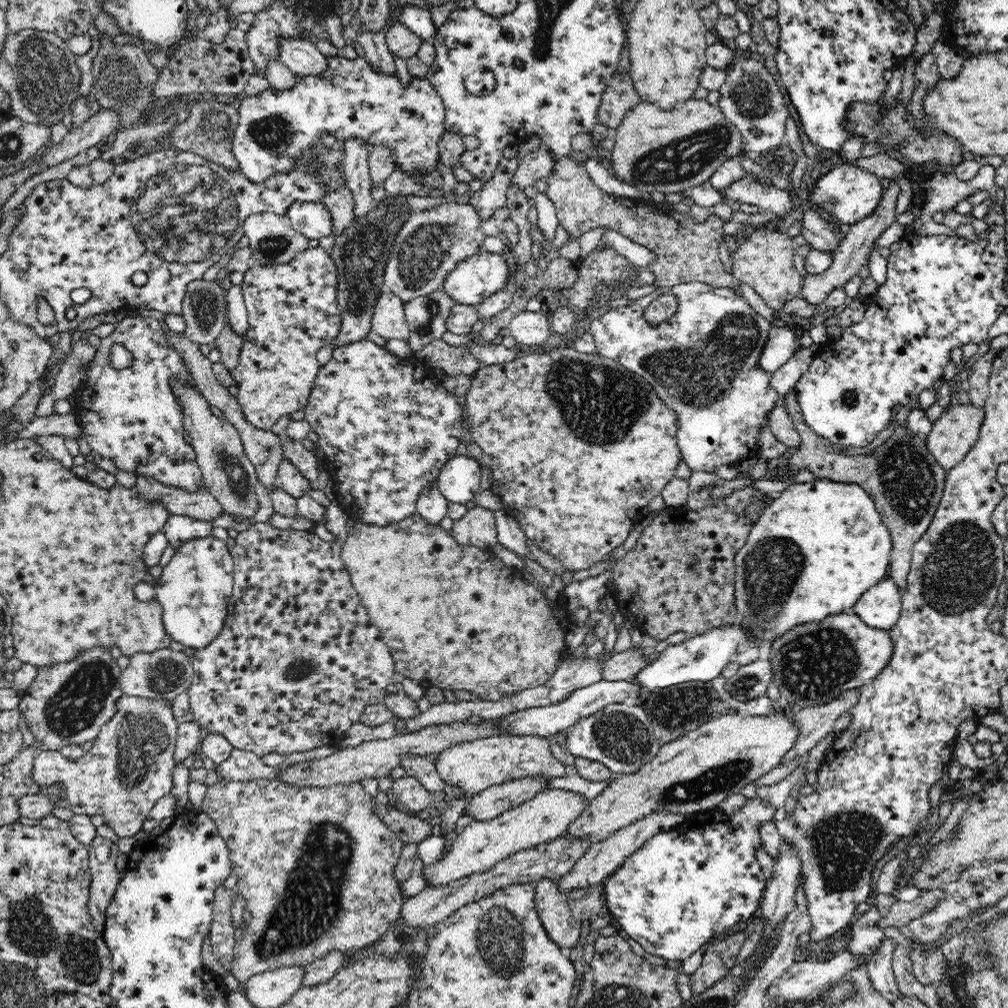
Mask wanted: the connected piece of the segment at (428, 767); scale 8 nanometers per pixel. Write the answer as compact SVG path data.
M406 755L401 758L401 766L406 769L408 776L417 778L427 791L443 794L447 783L437 771L435 761L430 761L423 756Z

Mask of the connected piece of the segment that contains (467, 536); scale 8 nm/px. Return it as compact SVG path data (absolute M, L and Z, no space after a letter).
M483 507L467 509L460 520L453 522L450 534L460 545L482 549L493 547L499 542L494 511Z

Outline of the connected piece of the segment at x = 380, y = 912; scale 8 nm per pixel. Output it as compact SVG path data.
M278 778L256 780L226 780L221 779L208 787L208 792L200 812L205 812L218 827L222 838L226 841L231 854L231 867L238 876L236 889L246 901L246 908L250 911L251 920L246 923L246 930L242 940L236 942L236 952L228 967L228 972L239 982L246 982L253 974L260 974L280 967L298 966L305 968L307 964L325 957L332 951L347 954L363 953L371 944L386 934L392 923L399 918L403 907L403 897L399 883L394 878L394 866L398 862L401 850L405 845L375 811L378 798L370 795L362 782L350 784L336 784L330 786L304 786L303 784L288 784Z

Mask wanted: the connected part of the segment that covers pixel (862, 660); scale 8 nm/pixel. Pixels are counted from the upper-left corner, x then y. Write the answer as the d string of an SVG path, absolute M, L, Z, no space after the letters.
M838 614L818 624L798 626L796 630L778 638L772 646L771 665L774 671L773 685L779 688L781 699L800 708L835 701L843 692L860 689L876 680L886 670L896 647L892 643L890 630L867 626L856 614Z

